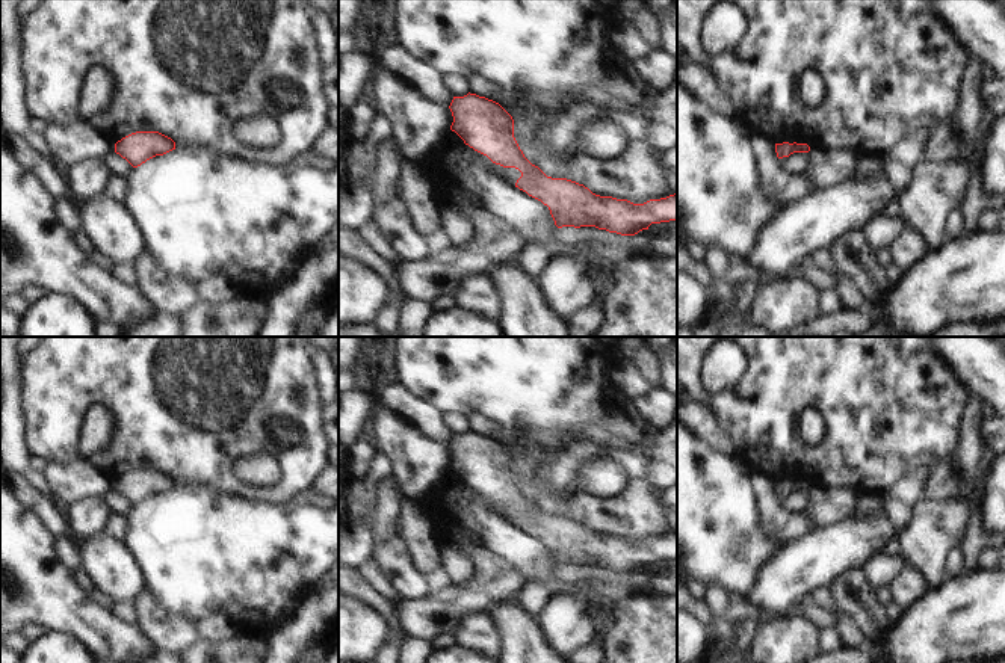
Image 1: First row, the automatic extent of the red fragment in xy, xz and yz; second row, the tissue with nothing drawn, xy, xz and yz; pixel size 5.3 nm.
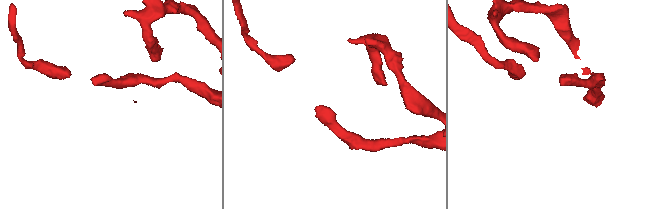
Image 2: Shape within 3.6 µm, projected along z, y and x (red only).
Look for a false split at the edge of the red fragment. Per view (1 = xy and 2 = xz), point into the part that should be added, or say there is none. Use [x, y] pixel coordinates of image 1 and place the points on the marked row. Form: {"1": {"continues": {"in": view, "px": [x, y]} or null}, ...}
{"1": {"continues": null}, "2": {"continues": null}}

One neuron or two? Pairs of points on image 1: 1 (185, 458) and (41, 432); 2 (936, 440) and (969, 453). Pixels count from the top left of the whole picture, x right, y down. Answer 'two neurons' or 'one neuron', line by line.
1: one neuron
2: two neurons

